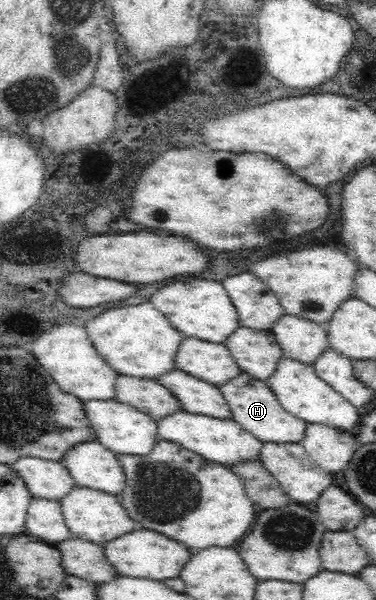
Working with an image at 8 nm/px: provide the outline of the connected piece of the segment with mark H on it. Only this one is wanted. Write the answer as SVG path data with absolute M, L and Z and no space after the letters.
M241 372L237 377L217 383L215 386L219 388L219 392L227 402L231 411L231 419L235 420L245 432L253 435L255 439L263 443L297 443L303 439L303 433L305 433L308 423L287 414L266 381L255 379Z

